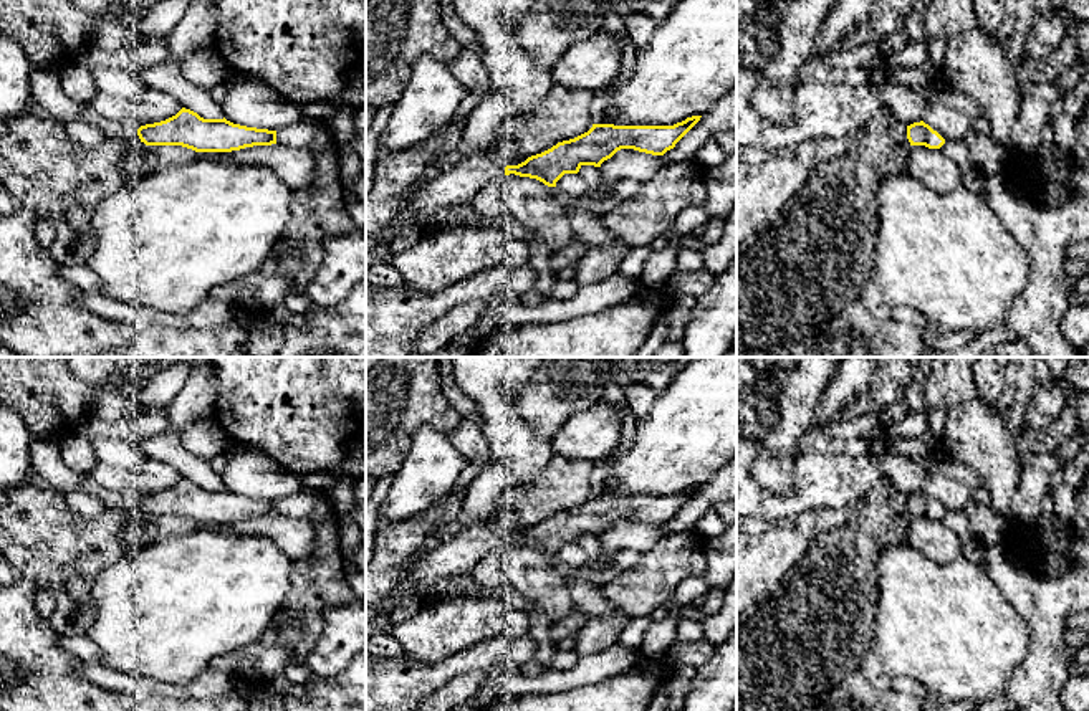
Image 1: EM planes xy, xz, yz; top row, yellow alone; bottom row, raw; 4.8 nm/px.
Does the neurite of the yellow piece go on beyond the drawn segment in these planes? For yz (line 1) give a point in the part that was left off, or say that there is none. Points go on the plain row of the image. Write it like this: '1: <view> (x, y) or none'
1: none

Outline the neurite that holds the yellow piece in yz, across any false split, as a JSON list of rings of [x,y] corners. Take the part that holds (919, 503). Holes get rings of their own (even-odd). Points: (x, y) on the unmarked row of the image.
[[[923,491],[907,496],[907,509],[910,516],[928,519],[940,519],[945,514],[945,509]]]

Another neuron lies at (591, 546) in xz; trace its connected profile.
[[[581,536],[578,542],[586,552],[588,559],[604,562],[604,551],[601,547],[599,537],[594,536]]]

